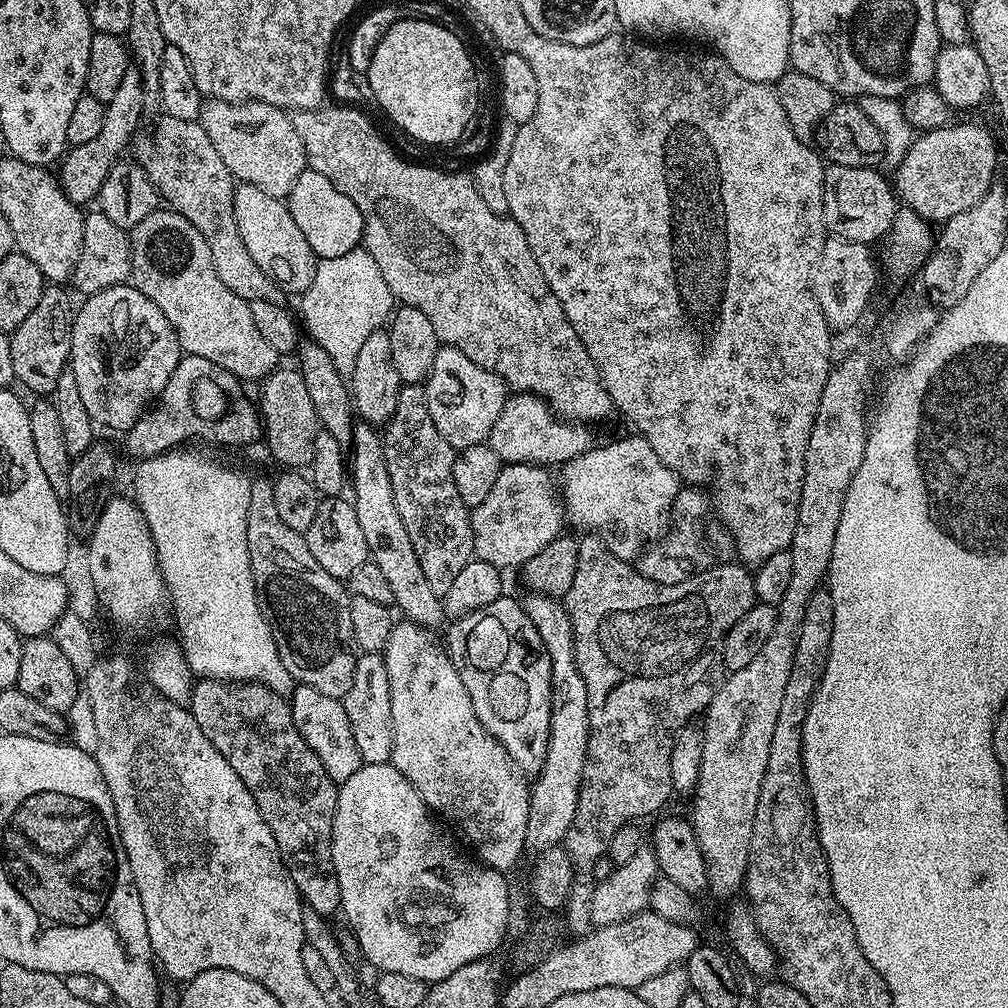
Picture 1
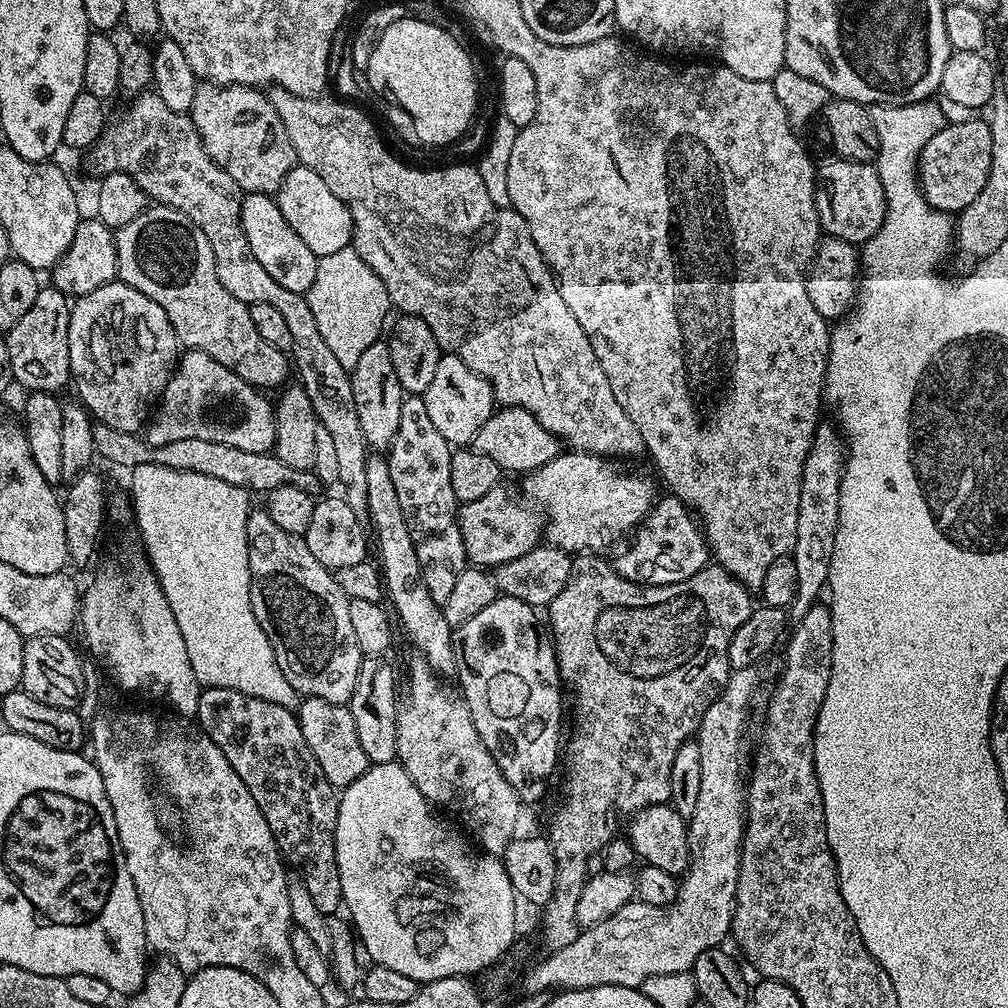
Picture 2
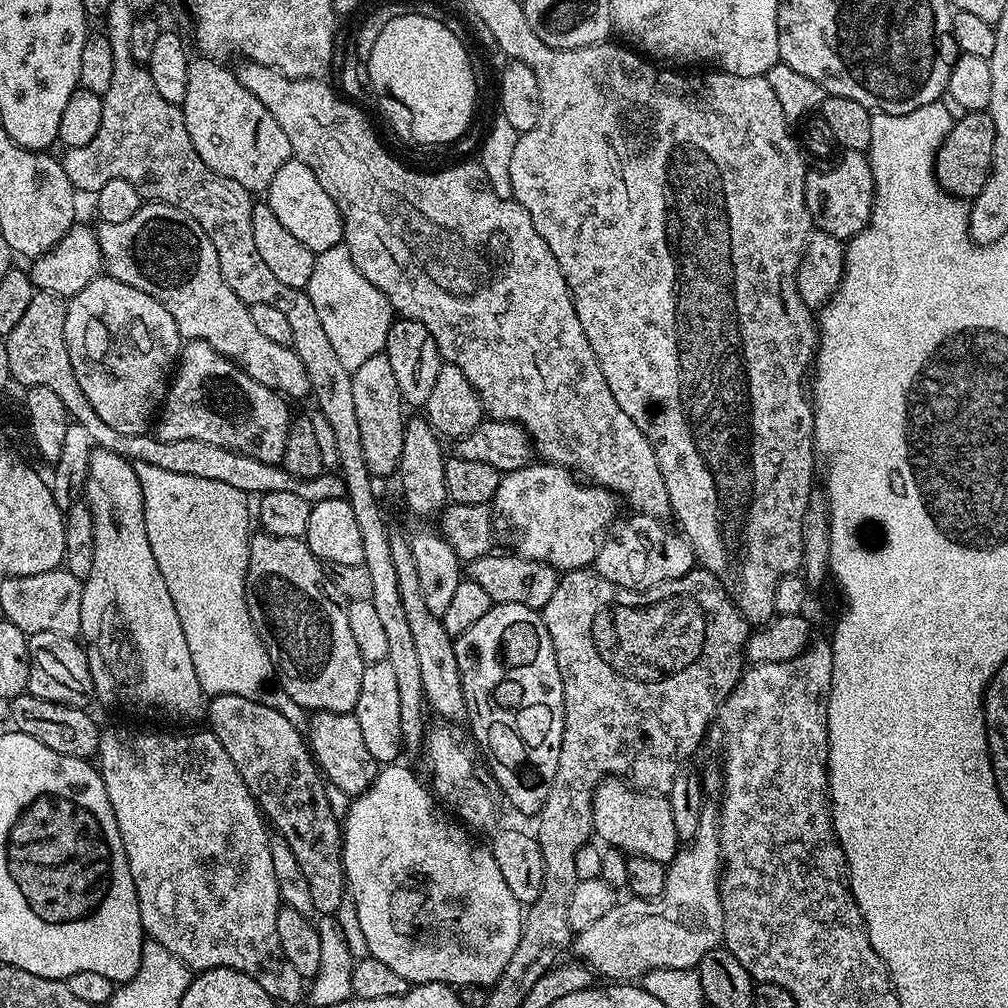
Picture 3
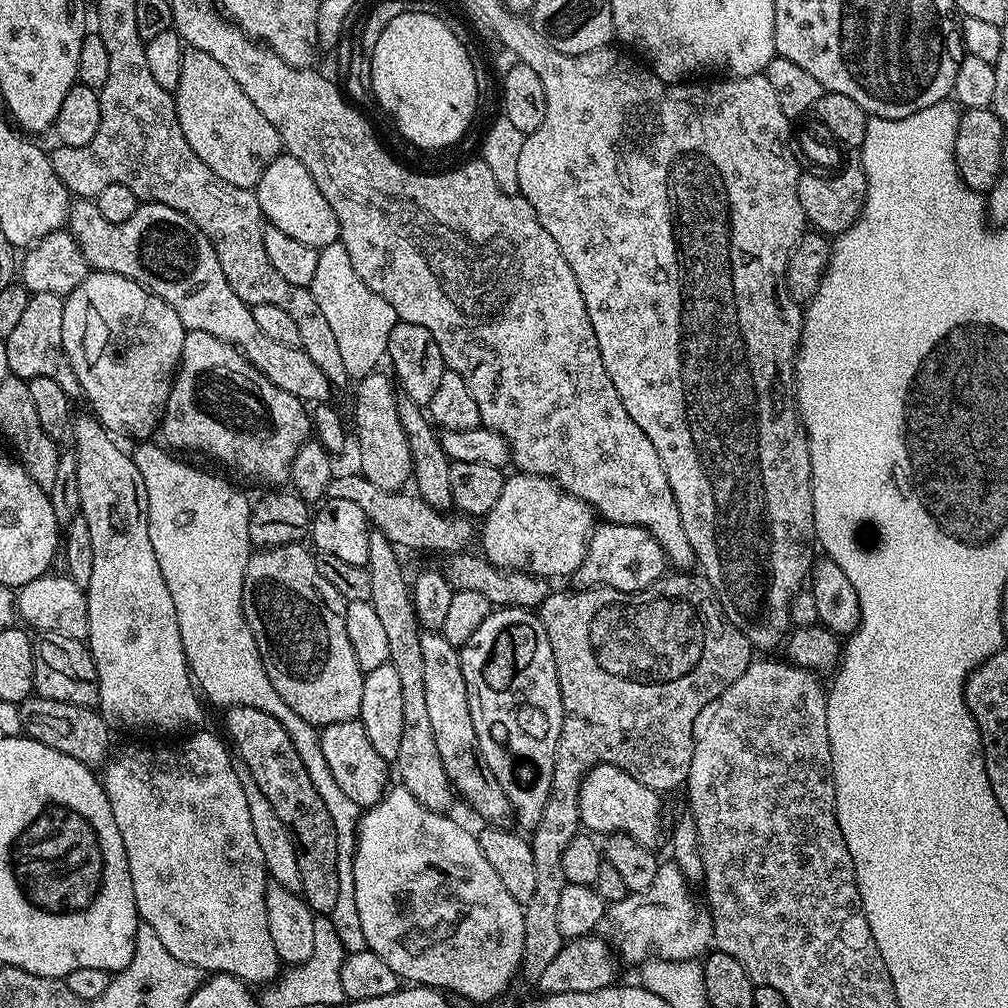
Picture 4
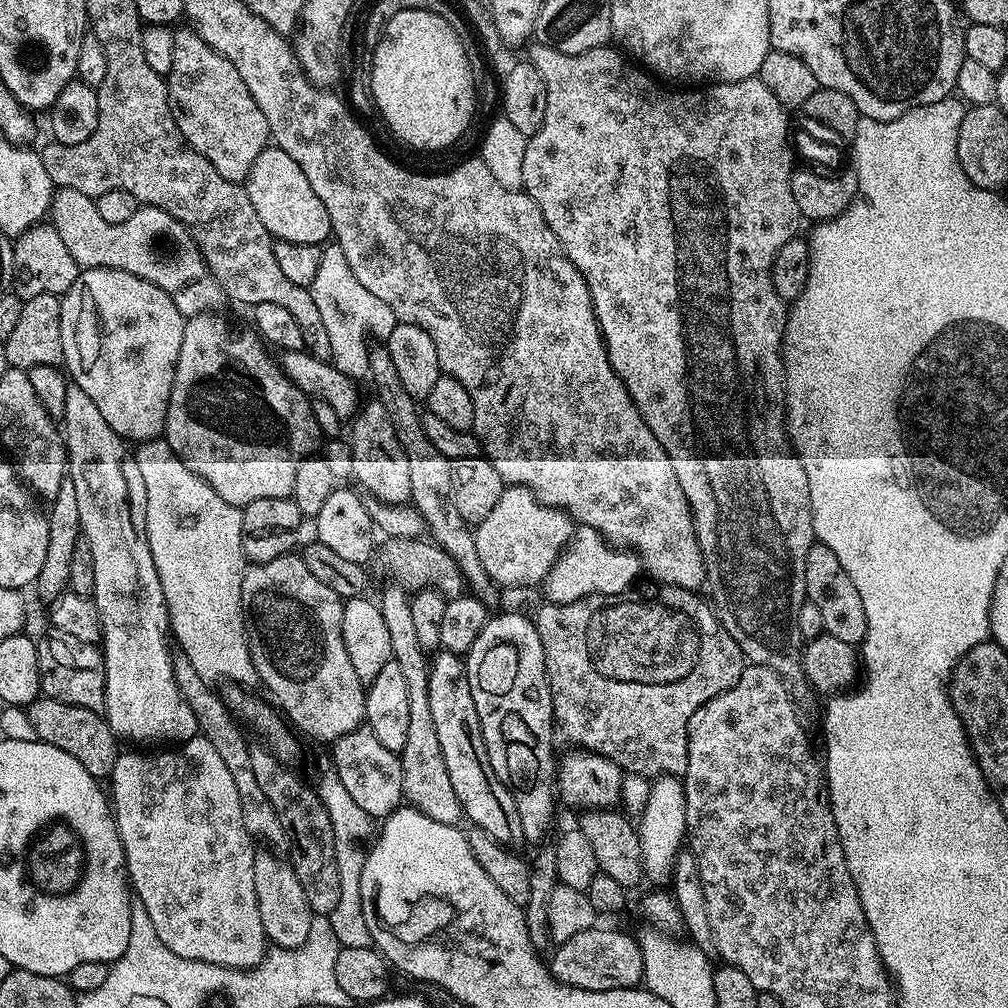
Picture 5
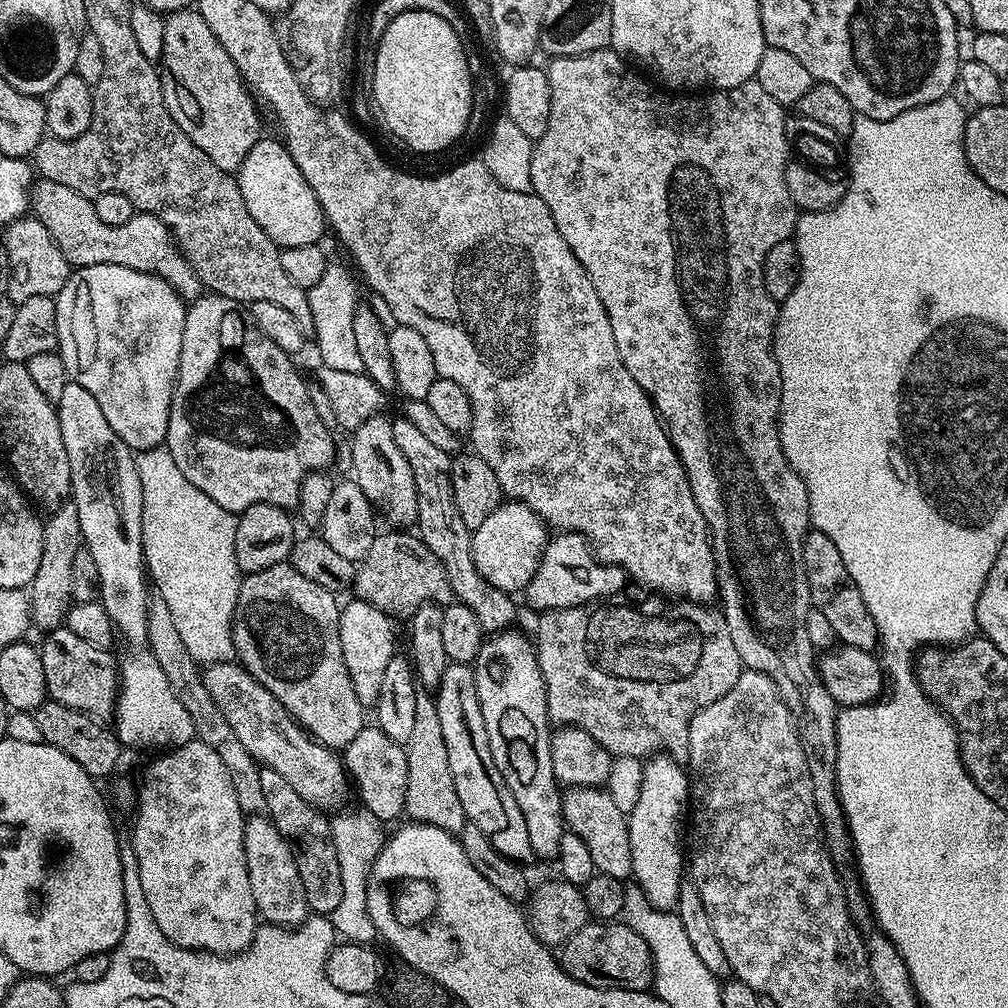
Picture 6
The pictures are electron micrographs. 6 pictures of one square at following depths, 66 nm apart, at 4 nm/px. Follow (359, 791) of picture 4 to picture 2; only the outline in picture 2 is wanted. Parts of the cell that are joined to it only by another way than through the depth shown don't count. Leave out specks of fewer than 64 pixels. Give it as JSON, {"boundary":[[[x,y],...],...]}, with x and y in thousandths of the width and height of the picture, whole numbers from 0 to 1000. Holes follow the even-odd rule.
{"boundary":[[[304,690],[299,693],[296,713],[300,720],[300,732],[304,732],[304,740],[308,740],[312,752],[315,752],[315,760],[319,760],[319,768],[323,768],[330,782],[346,782],[351,775],[359,772],[359,768],[363,768],[367,759],[363,744],[359,744],[359,735],[355,733],[355,723],[351,720],[348,701]]]}

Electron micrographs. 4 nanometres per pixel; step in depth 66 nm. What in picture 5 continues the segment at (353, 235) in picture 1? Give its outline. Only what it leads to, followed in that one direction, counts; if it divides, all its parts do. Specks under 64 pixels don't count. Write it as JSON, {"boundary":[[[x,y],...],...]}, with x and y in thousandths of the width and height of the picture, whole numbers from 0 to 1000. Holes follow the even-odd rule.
{"boundary":[[[273,145],[262,147],[260,153],[252,157],[252,165],[248,165],[244,186],[252,212],[260,216],[260,224],[264,224],[274,238],[320,243],[329,234],[329,221],[327,212],[323,212],[323,204],[319,204],[315,192],[312,192],[304,173],[300,173],[300,165],[296,165],[284,149]]]}

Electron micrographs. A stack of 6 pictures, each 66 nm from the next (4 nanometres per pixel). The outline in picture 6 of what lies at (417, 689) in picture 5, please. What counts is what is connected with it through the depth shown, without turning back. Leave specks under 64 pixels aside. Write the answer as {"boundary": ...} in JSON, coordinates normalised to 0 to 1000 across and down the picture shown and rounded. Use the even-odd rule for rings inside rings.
{"boundary":[[[425,688],[414,689],[411,696],[411,717],[407,720],[407,732],[401,737],[403,748],[403,796],[401,805],[406,814],[415,817],[435,819],[449,827],[454,827],[461,819],[462,811],[454,784],[450,784],[450,768],[446,768],[446,751],[442,749],[442,735],[438,729],[438,712],[435,712],[435,700]]]}

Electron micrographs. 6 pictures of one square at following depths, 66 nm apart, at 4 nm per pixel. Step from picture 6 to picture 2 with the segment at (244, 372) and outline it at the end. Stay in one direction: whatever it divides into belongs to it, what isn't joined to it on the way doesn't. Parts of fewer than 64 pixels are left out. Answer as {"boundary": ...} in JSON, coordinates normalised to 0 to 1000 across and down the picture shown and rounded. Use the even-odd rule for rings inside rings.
{"boundary":[[[184,348],[178,354],[171,374],[163,385],[161,400],[146,418],[145,436],[153,442],[165,442],[165,438],[181,435],[204,435],[204,438],[220,438],[224,442],[236,442],[236,446],[245,448],[270,448],[274,443],[274,407],[271,398],[262,393],[265,392],[259,386],[250,384],[236,375],[236,371],[224,367],[224,363],[208,355],[208,351]]]}

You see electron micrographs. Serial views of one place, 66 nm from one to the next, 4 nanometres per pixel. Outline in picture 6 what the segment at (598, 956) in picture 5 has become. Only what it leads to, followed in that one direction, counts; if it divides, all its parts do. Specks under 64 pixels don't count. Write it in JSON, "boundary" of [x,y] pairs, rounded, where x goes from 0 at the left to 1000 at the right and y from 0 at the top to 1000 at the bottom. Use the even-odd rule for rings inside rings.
{"boundary":[[[585,915],[573,923],[555,941],[556,959],[561,960],[573,974],[581,974],[590,980],[616,980],[630,984],[642,984],[648,979],[648,960],[646,944],[641,935],[625,922],[614,915]]]}

